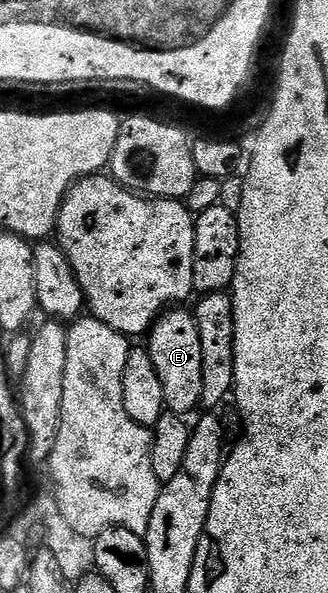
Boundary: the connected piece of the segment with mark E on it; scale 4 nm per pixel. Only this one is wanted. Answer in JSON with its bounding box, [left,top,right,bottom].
[146,307,204,415]

